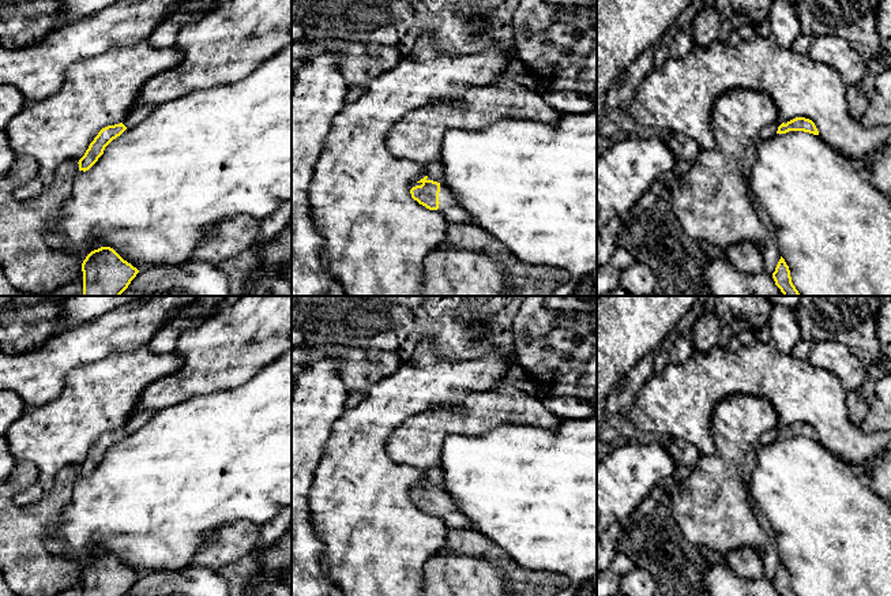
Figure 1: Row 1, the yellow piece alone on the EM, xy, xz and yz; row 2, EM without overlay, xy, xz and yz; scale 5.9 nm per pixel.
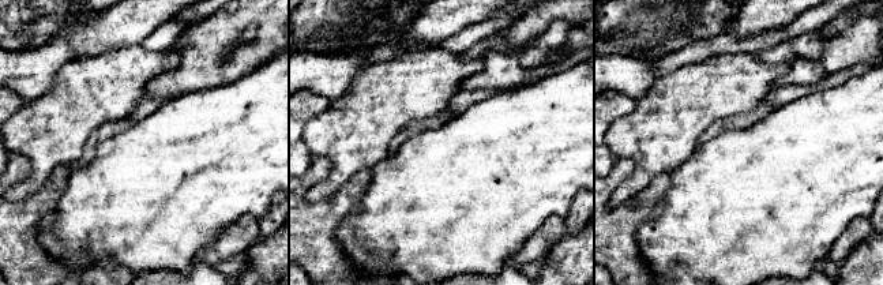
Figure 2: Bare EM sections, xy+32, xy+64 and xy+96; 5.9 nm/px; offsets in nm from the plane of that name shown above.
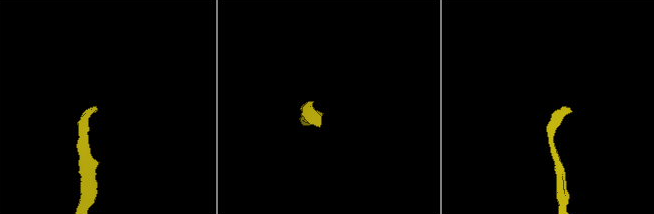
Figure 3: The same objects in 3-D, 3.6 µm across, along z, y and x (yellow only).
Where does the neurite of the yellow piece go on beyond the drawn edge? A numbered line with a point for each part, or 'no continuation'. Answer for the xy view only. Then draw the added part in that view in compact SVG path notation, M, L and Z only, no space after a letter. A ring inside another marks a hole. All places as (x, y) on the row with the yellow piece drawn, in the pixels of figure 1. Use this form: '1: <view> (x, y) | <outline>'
no continuation

